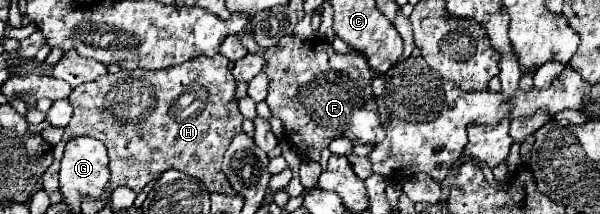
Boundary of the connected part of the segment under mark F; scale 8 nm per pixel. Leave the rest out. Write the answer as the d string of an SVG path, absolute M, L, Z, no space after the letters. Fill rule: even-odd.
M241 34L240 42L251 54L263 56L263 72L271 80L267 94L271 114L283 122L283 138L295 144L305 160L319 162L321 150L339 136L355 144L375 142L375 128L379 126L377 102L371 90L375 72L363 54L337 54L327 40L319 38L303 42L297 36L283 36L277 46L261 48L251 34Z

